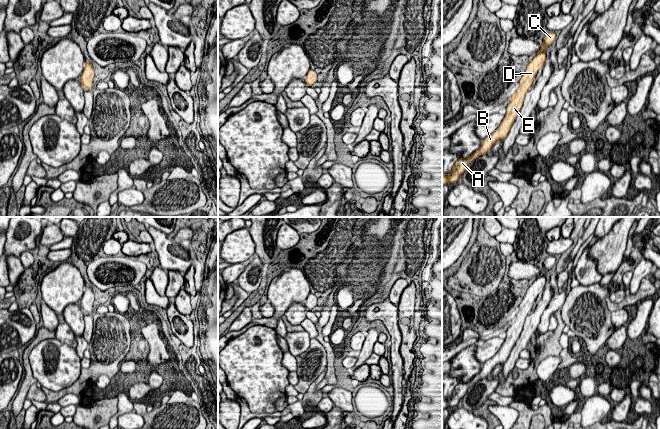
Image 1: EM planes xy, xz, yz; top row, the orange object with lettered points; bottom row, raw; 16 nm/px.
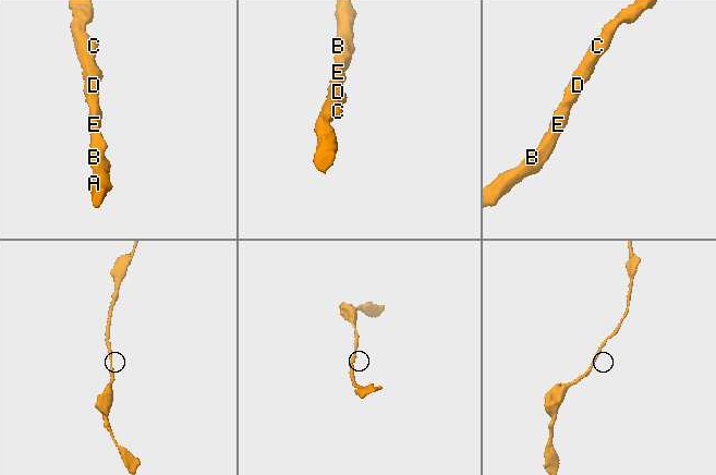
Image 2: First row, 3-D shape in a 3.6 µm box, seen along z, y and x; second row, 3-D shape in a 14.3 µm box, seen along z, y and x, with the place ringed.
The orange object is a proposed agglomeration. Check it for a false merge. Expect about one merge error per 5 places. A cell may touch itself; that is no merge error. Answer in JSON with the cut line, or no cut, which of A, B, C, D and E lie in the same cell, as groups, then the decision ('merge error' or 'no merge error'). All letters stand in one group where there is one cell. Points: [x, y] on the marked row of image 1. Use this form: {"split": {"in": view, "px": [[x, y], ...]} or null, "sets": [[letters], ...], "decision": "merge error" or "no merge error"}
{"split": null, "sets": [["A", "B", "C", "D", "E"]], "decision": "no merge error"}

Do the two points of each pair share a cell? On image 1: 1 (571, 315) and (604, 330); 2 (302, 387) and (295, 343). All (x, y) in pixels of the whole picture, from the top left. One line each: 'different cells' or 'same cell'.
1: same cell
2: different cells

